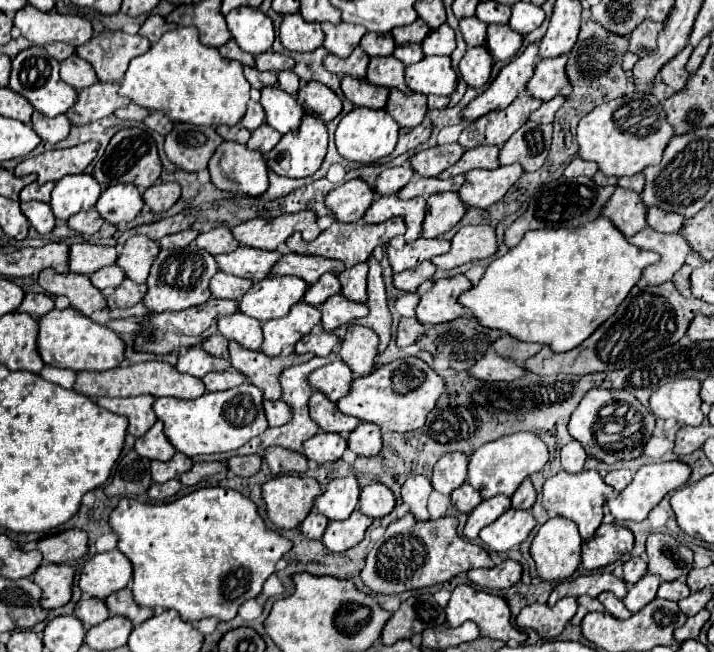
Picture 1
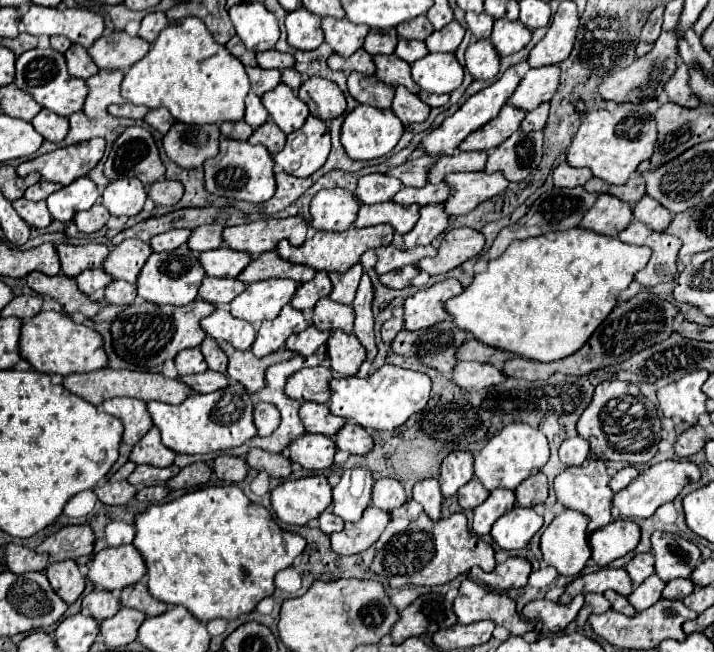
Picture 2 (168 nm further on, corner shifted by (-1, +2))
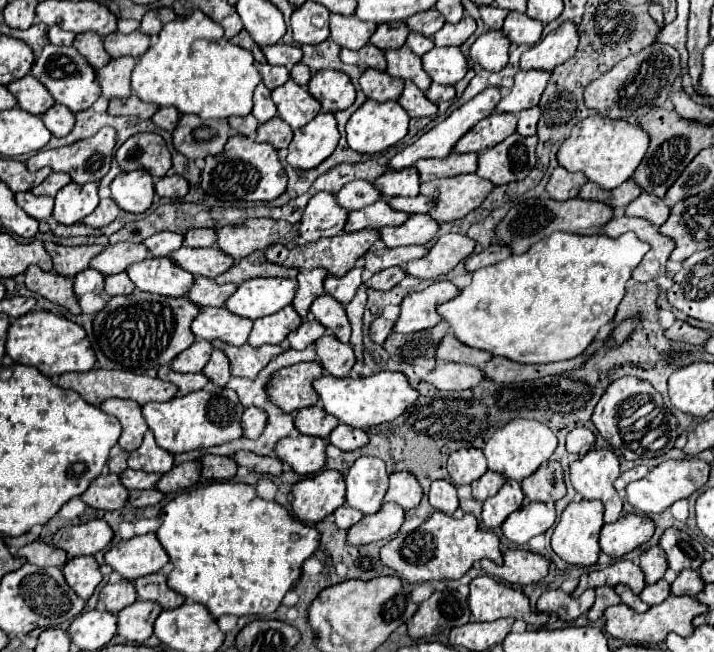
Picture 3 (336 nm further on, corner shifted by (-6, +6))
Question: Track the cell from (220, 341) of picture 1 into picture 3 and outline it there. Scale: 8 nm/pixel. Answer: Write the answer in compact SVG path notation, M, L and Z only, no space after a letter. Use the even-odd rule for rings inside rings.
M215 348L213 354L211 354L211 360L207 362L207 366L203 368L203 374L217 386L225 386L229 380L231 380L231 370L229 370L229 362L227 362L227 356Z

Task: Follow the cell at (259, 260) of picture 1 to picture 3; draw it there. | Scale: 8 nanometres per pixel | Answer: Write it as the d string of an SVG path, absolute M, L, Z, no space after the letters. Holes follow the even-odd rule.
M181 246L173 254L169 254L169 258L183 270L191 270L193 276L205 276L205 278L217 278L235 264L235 260L223 254L219 248Z

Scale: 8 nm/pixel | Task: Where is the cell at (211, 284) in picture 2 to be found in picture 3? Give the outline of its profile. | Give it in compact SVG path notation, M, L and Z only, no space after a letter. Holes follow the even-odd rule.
M201 276L201 278L195 280L187 298L201 308L205 308L205 306L223 306L223 302L227 302L227 298L235 290L237 290L235 284L217 284L215 280Z

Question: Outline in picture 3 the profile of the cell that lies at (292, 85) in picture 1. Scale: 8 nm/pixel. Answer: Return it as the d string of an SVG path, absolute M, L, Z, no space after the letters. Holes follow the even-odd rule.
M301 62L295 64L289 74L291 74L291 80L297 82L299 86L303 86L303 88L307 86L307 82L309 82L309 78L311 78L311 70L309 70L305 64L301 64Z

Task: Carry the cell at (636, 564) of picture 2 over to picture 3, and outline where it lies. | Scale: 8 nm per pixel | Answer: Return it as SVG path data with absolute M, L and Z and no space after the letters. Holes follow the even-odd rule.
M661 546L649 548L641 554L641 570L645 574L645 582L647 584L655 584L657 580L663 578L665 570L667 570L667 558Z

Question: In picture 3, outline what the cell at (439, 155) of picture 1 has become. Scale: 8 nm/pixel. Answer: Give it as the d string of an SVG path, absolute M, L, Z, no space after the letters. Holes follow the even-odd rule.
M413 166L387 170L387 174L375 180L375 186L383 192L383 196L417 196L419 184L419 172L415 172Z

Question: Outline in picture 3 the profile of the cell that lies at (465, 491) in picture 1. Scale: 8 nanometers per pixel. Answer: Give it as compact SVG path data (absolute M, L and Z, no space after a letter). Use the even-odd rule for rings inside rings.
M487 470L479 480L475 480L475 482L471 484L471 488L473 488L473 498L483 502L483 500L495 496L505 482L507 482L507 480L505 480L501 474Z

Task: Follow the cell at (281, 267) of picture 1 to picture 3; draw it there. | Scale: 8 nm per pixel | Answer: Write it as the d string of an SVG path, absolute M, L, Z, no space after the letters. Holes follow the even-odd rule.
M255 252L247 258L241 258L235 262L235 266L231 270L227 270L225 274L217 276L215 282L225 284L225 282L233 282L233 284L241 284L245 280L251 278L259 278L259 276L281 276L281 278L297 278L299 270L295 268L283 268L283 266L275 266L271 262L267 262L263 252Z

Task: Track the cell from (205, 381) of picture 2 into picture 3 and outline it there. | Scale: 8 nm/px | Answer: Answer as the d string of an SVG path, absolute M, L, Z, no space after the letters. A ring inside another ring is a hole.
M161 366L159 368L159 374L157 374L161 380L169 380L173 382L177 388L179 388L179 394L189 394L189 392L195 392L195 390L203 390L209 380L203 372L197 372L197 374L183 374L183 372L173 372L169 370L167 374L167 366Z

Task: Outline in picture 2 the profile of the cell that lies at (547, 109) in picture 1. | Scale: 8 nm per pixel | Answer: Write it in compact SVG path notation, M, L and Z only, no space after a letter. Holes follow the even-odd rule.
M542 104L542 106L538 106L536 110L532 110L532 112L528 112L526 114L526 118L522 120L522 130L524 132L532 132L532 130L542 130L544 128L544 124L546 124L546 118L548 118L548 104Z

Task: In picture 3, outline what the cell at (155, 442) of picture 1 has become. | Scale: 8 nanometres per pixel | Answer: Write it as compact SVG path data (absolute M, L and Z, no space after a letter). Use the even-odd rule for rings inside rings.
M147 430L143 444L135 452L131 452L127 464L133 470L165 474L173 468L173 454L167 450L161 450L161 446L157 446L157 442L155 442L153 432Z

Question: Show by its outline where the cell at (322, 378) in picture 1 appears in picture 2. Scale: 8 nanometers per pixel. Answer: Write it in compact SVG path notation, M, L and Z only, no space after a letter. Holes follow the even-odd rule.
M328 366L302 368L286 380L284 394L298 402L328 402L330 390L326 390L332 380L332 370Z

